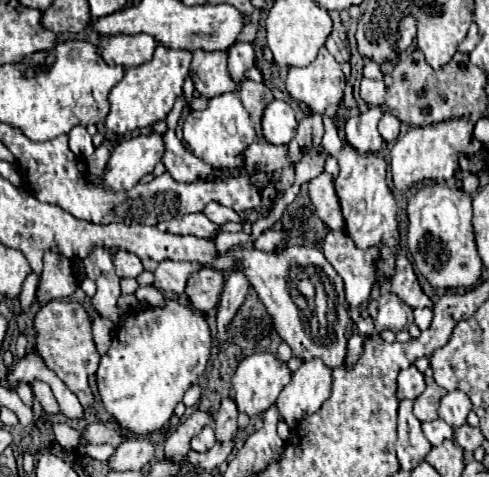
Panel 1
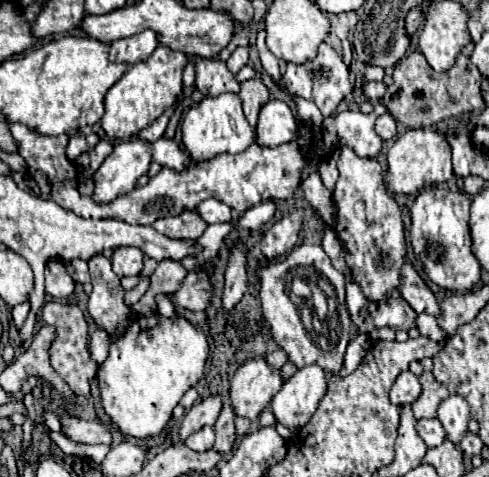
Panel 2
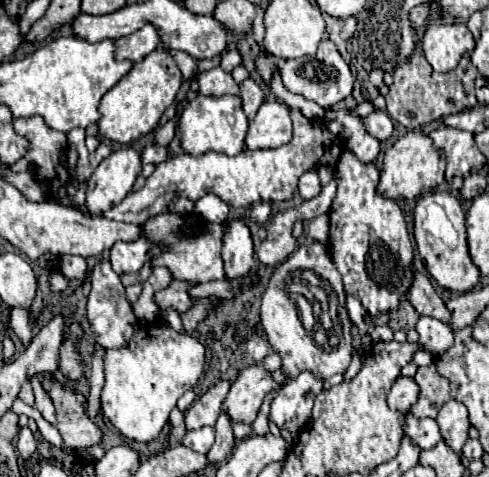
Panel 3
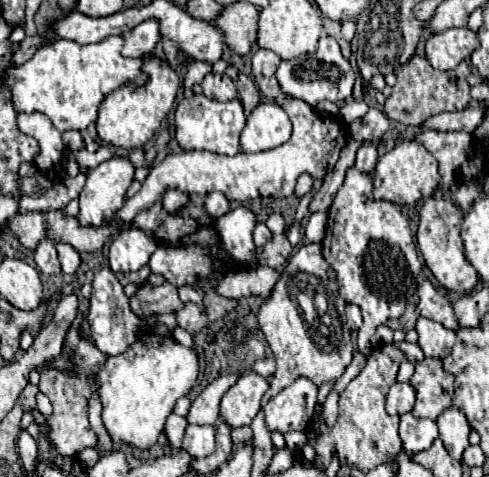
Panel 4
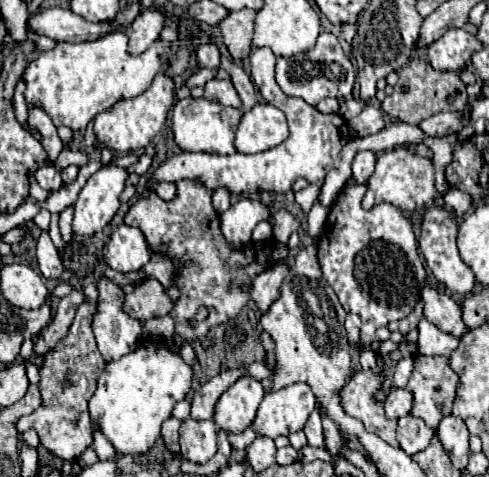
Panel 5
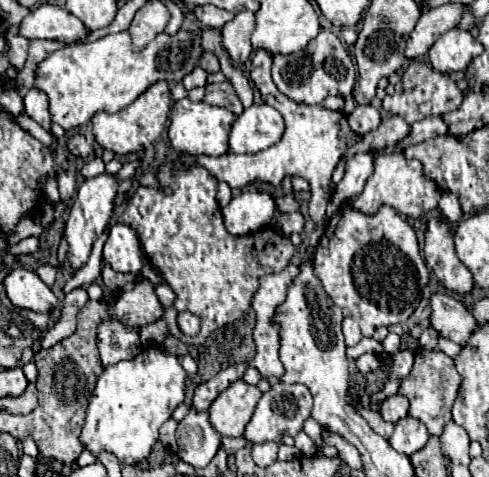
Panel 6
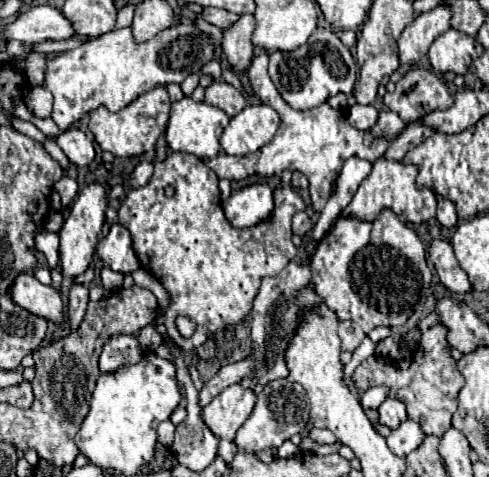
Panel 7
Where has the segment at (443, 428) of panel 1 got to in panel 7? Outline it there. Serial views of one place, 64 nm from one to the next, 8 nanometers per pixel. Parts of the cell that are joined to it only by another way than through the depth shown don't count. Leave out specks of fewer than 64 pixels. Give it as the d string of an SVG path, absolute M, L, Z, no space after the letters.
M406 420L404 424L400 424L400 428L396 432L392 432L388 436L388 448L396 456L406 458L412 450L416 450L420 446L422 438L424 438L424 432L420 432L420 424L416 424L414 420Z

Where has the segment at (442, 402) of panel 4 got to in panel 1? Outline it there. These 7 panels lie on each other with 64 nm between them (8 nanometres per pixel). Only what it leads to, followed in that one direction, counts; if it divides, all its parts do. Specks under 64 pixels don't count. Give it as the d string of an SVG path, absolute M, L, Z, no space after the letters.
M426 376L426 390L414 400L414 416L420 422L438 418L438 402L446 396L446 390L440 388L432 376Z

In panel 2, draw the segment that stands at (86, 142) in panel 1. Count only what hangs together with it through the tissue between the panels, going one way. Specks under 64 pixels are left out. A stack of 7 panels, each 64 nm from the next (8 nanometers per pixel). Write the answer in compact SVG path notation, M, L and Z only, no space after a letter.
M74 134L74 136L70 136L70 144L68 144L68 150L66 150L68 158L70 158L72 162L76 162L76 158L78 158L82 152L88 152L86 136L82 136L82 134Z

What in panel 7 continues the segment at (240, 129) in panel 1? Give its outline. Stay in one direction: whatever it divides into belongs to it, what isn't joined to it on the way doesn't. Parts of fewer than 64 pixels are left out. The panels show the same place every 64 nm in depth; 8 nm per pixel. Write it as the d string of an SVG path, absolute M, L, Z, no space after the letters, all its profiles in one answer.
M182 98L172 102L170 120L166 128L166 142L174 152L190 152L202 160L208 160L220 152L220 132L228 124L226 112L220 112L220 108L212 108L204 102L194 102L192 98Z

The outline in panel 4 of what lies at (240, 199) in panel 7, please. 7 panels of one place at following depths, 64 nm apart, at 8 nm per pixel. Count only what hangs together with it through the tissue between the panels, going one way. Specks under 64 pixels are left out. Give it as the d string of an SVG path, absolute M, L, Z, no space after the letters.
M236 206L216 220L222 248L232 262L252 266L256 264L256 248L252 242L252 230L256 226L256 214L246 206Z

